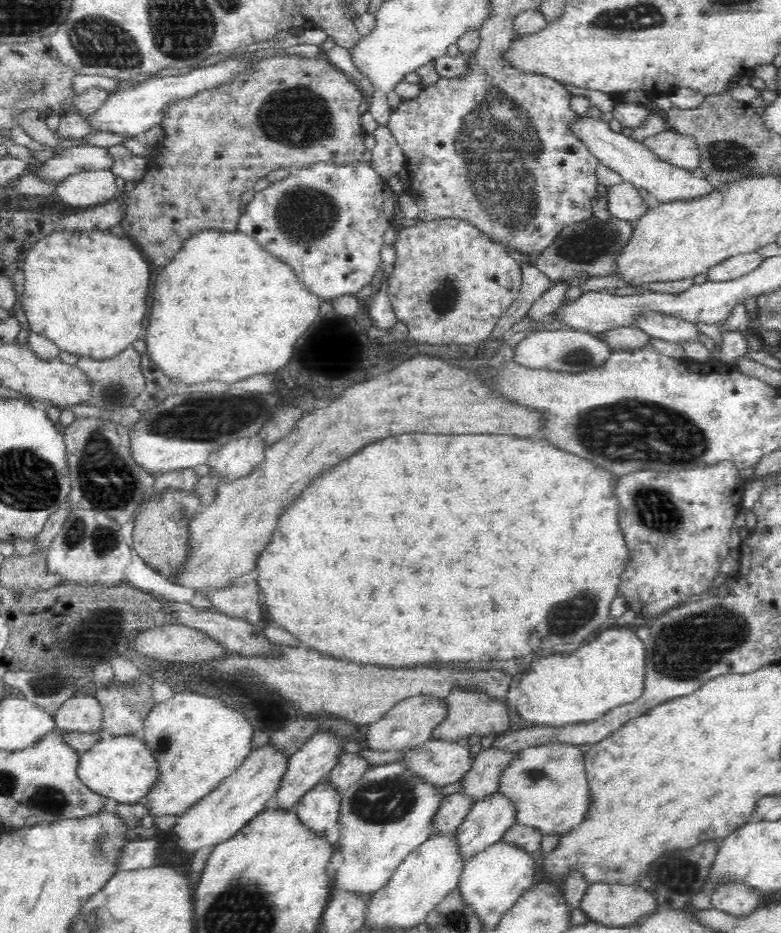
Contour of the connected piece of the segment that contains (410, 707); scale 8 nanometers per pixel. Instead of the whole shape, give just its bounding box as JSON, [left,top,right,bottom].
[366,694,450,750]

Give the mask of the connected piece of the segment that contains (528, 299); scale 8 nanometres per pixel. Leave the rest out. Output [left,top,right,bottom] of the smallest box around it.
[492,263,558,337]

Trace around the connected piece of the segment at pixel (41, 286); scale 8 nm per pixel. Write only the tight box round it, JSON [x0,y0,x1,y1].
[21,229,152,359]

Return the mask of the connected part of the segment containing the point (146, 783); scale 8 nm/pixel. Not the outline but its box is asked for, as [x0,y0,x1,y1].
[78,732,162,804]

